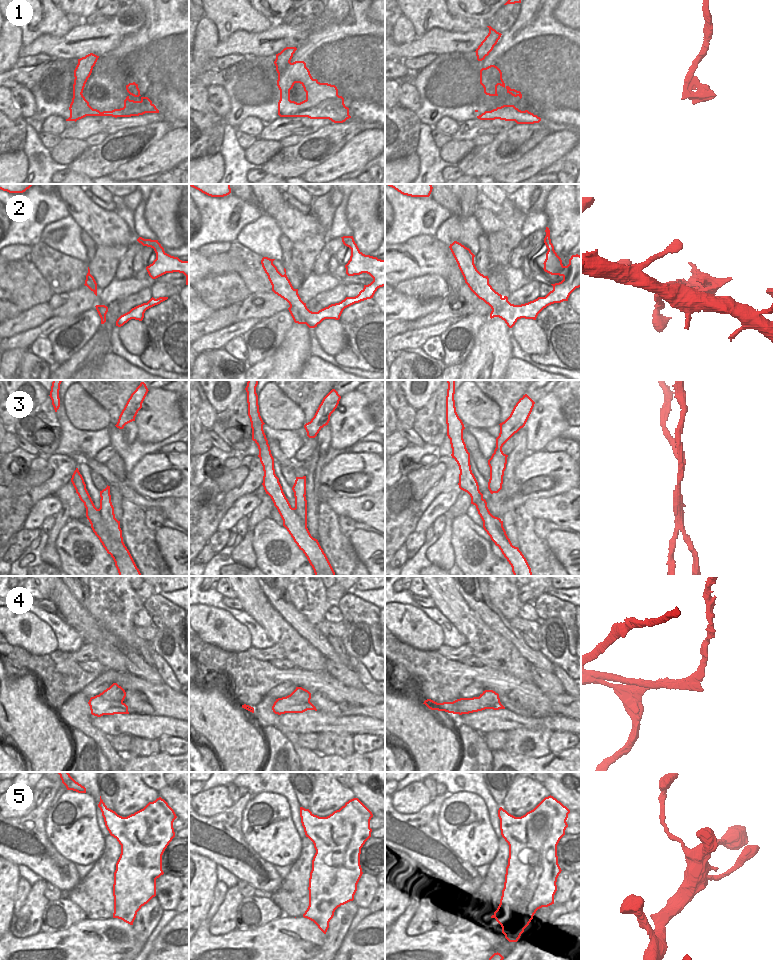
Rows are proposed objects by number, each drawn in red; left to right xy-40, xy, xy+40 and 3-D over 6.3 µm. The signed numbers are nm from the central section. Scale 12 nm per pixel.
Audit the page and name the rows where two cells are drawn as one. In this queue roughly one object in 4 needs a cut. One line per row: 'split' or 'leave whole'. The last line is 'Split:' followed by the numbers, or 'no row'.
1: split
2: split
3: split
4: split
5: leave whole
Split: 1, 2, 3, 4

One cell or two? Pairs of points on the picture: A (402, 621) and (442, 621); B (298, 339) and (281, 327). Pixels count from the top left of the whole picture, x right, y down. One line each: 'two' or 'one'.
A: two
B: two

